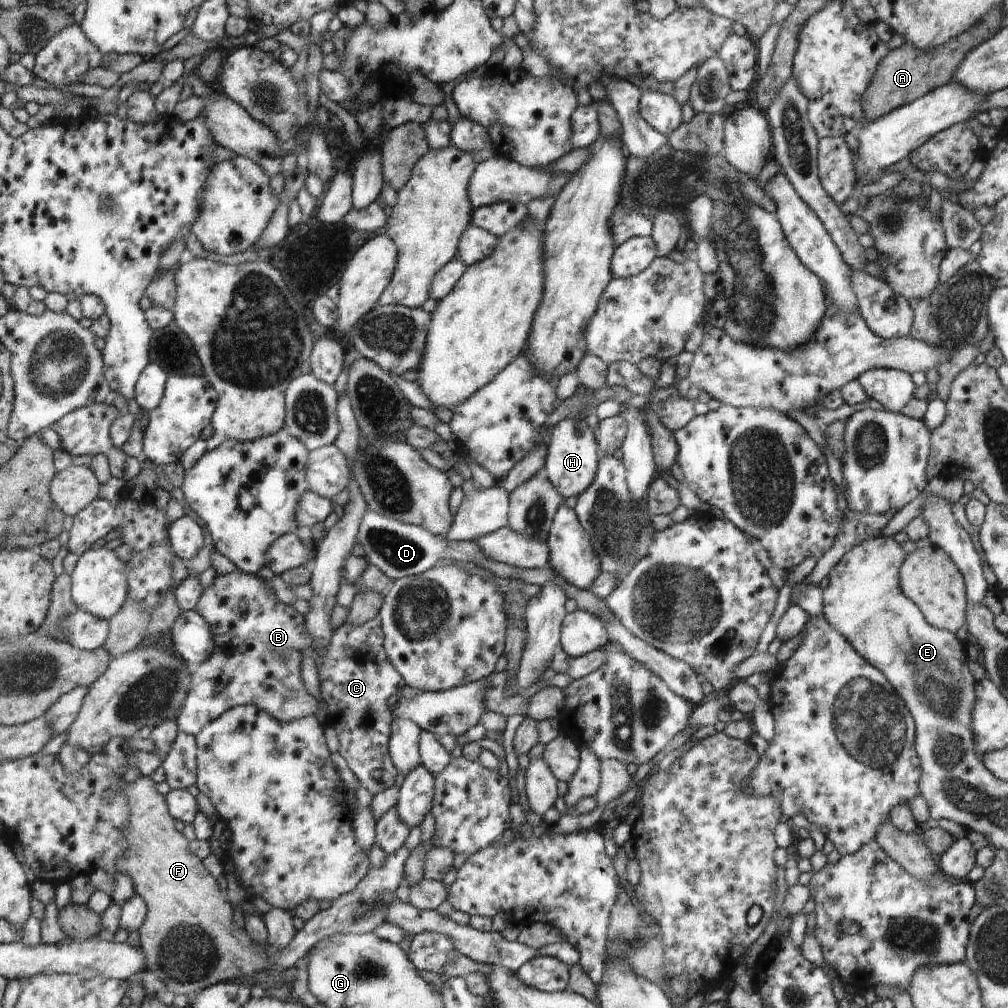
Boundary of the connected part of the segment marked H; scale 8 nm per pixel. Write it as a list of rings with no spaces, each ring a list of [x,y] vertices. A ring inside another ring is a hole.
[[[568,417],[554,426],[547,441],[547,455],[543,473],[564,499],[569,496],[572,498],[580,496],[596,480],[597,466],[600,464],[596,455],[599,447],[594,437],[593,428],[584,419],[578,420]]]

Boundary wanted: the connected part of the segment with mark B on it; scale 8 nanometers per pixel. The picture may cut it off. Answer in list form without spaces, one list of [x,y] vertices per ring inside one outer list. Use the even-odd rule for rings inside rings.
[[[240,570],[217,574],[214,582],[203,589],[194,609],[210,625],[215,647],[213,653],[200,663],[198,670],[191,674],[192,688],[175,718],[180,731],[196,736],[210,721],[216,721],[236,705],[257,706],[281,721],[312,717],[318,712],[317,698],[304,687],[300,670],[304,654],[313,655],[313,636],[307,629],[305,615],[294,605],[279,601],[271,581]]]

